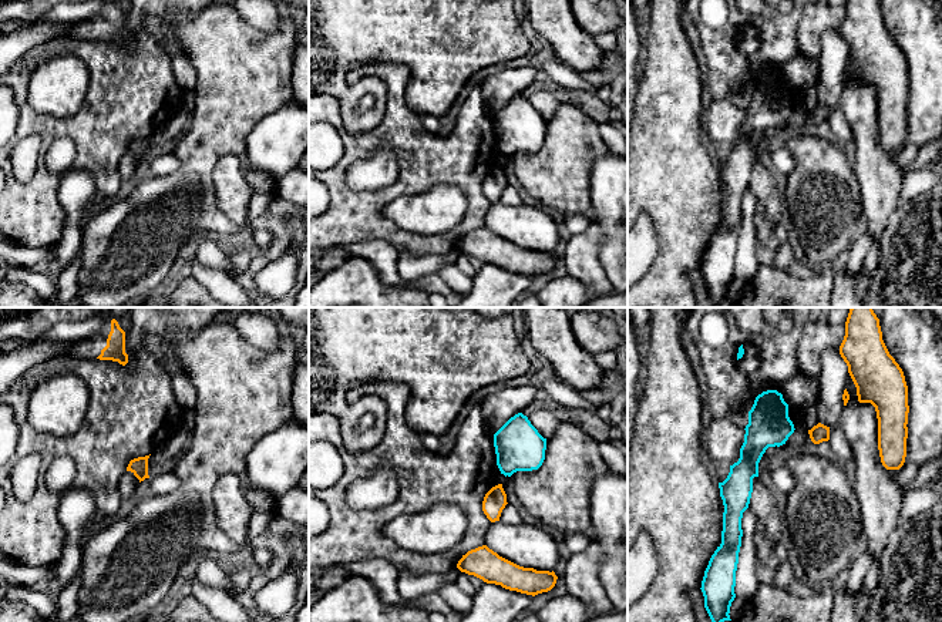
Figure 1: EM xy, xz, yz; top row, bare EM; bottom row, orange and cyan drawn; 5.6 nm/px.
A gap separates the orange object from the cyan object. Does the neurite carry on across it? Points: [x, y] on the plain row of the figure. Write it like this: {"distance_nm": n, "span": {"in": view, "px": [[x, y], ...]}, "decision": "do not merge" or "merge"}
{"distance_nm": 50, "span": {"in": "xz", "px": [[501, 165], [505, 157]]}, "decision": "do not merge"}

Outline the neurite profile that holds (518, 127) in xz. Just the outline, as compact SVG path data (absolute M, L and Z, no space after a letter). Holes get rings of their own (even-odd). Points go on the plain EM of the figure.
M522 94L511 98L495 115L497 147L505 158L538 151L545 141L546 120Z

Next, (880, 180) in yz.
M848 54L845 70L850 75L840 105L854 139L855 175L859 186L859 216L874 242L879 242L889 216L899 204L901 169L889 159L878 131L878 100L871 84L859 84L857 68Z

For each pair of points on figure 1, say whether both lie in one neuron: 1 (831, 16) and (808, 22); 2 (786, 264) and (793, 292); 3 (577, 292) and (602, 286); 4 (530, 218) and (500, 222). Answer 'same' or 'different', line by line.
1: same
2: different
3: different
4: same

